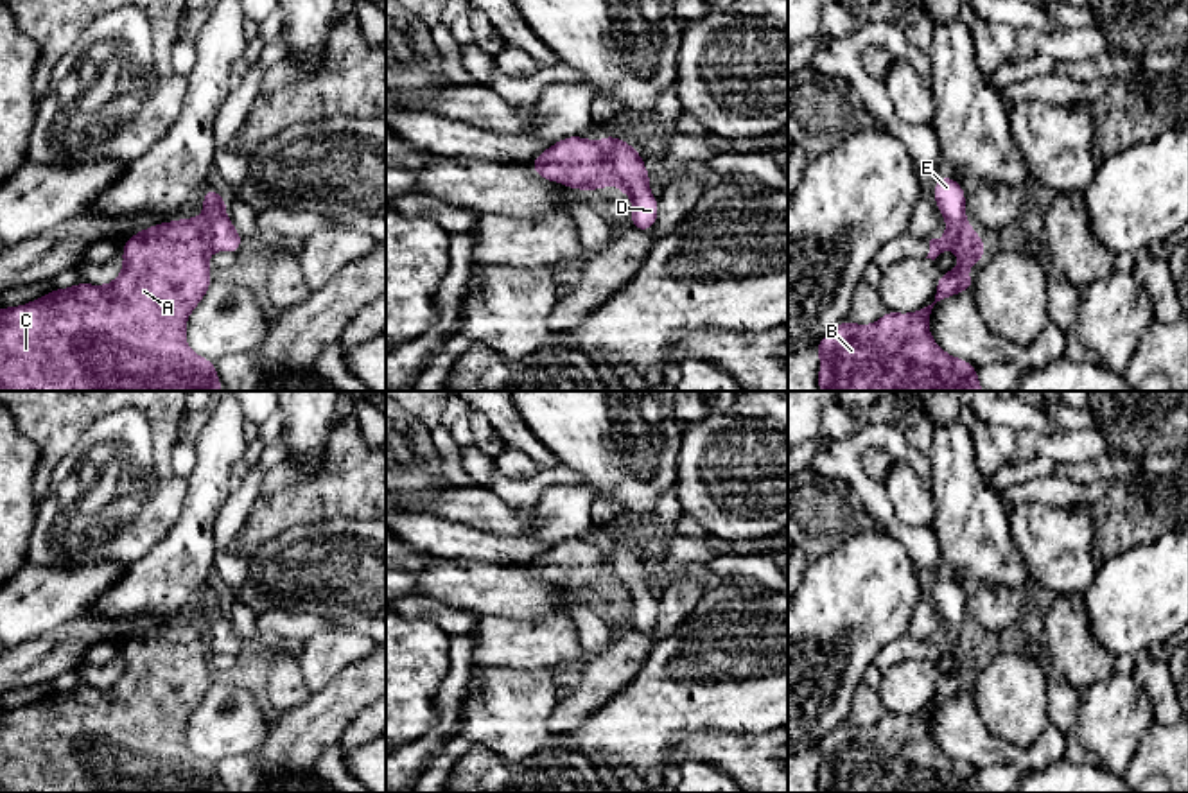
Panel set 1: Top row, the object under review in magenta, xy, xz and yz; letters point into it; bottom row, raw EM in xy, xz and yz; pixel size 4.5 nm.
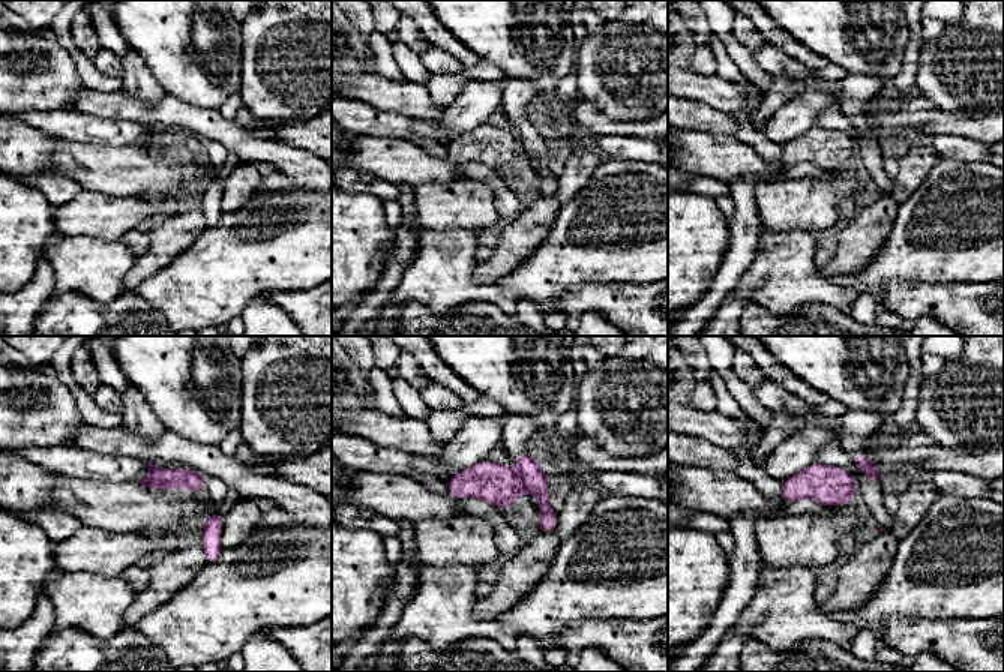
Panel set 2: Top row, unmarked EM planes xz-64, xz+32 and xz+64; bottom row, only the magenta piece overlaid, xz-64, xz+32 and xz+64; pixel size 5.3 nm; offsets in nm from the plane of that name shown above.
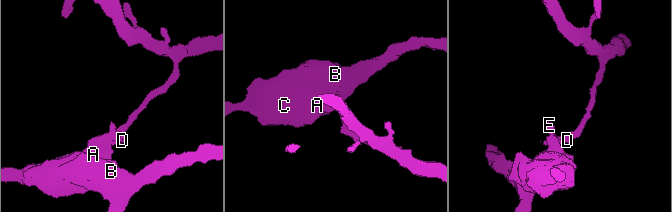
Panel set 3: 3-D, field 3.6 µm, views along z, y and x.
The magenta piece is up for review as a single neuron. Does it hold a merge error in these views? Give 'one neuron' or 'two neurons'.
two neurons

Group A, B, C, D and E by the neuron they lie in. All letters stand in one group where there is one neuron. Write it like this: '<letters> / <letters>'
A B C / D E

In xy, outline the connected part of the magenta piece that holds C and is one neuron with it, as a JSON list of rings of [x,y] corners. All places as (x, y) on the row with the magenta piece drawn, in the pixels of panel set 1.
[[[187,217],[144,228],[122,244],[120,255],[124,267],[111,283],[92,285],[79,282],[68,289],[52,289],[25,305],[0,307],[0,391],[223,391],[215,362],[194,353],[185,337],[187,318],[212,285],[208,233],[203,221]]]

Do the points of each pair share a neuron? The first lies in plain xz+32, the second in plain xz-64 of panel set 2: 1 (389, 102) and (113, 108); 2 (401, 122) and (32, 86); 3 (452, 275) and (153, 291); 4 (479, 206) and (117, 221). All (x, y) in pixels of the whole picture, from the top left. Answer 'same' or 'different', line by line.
1: same
2: different
3: different
4: same

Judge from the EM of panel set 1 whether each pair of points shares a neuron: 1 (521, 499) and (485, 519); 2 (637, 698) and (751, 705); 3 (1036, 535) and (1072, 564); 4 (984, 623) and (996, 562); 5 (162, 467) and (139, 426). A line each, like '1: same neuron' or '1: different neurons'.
1: different neurons
2: same neuron
3: same neuron
4: different neurons
5: different neurons

